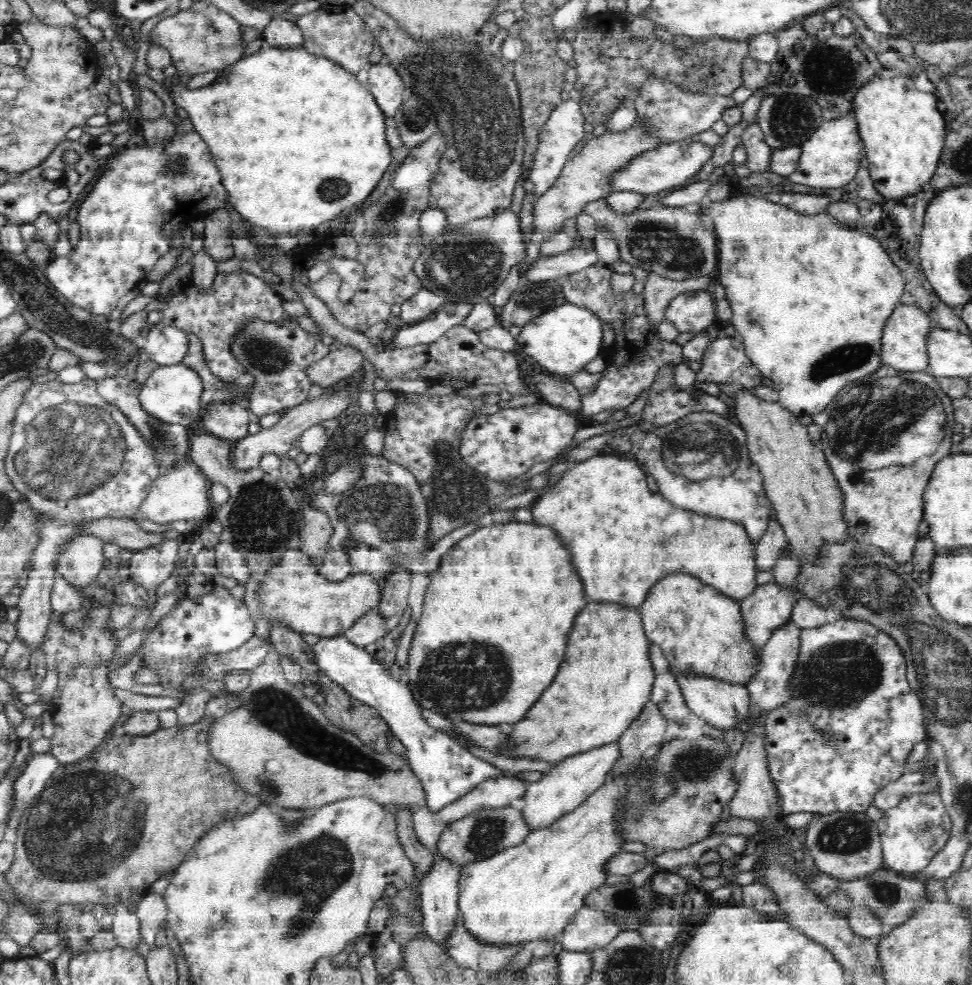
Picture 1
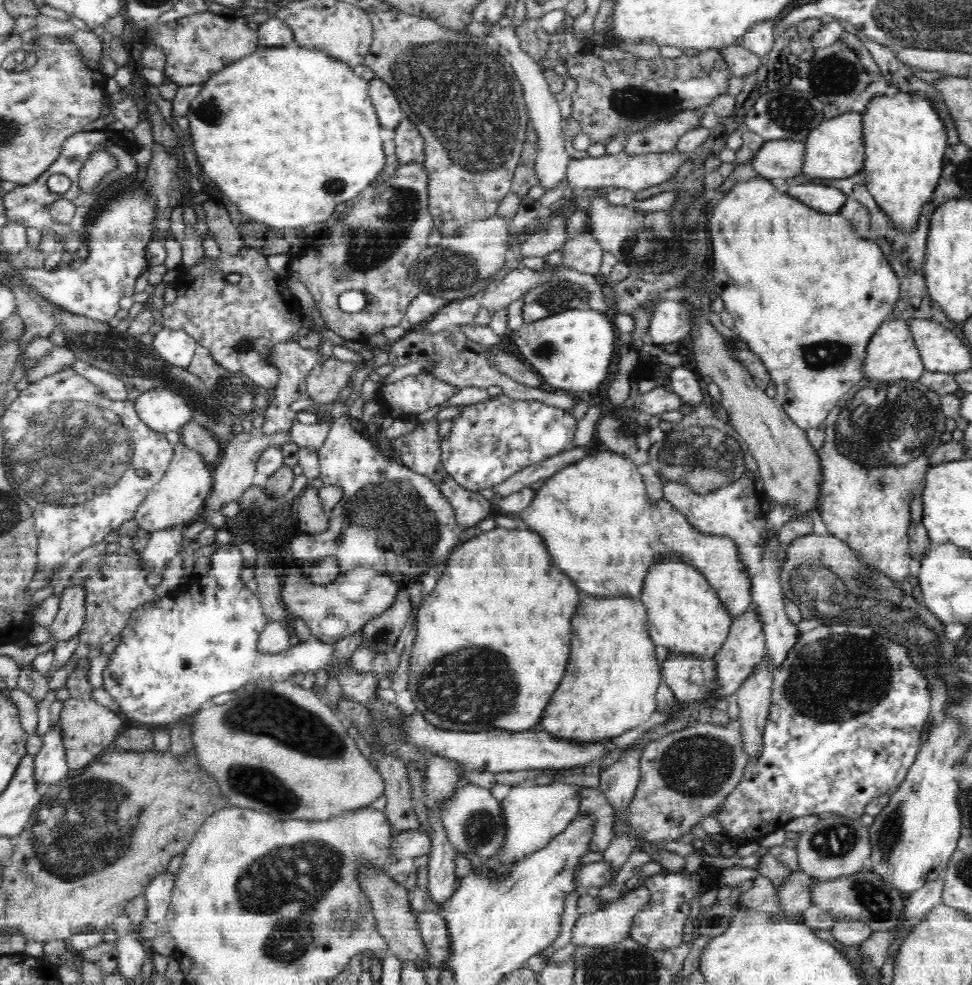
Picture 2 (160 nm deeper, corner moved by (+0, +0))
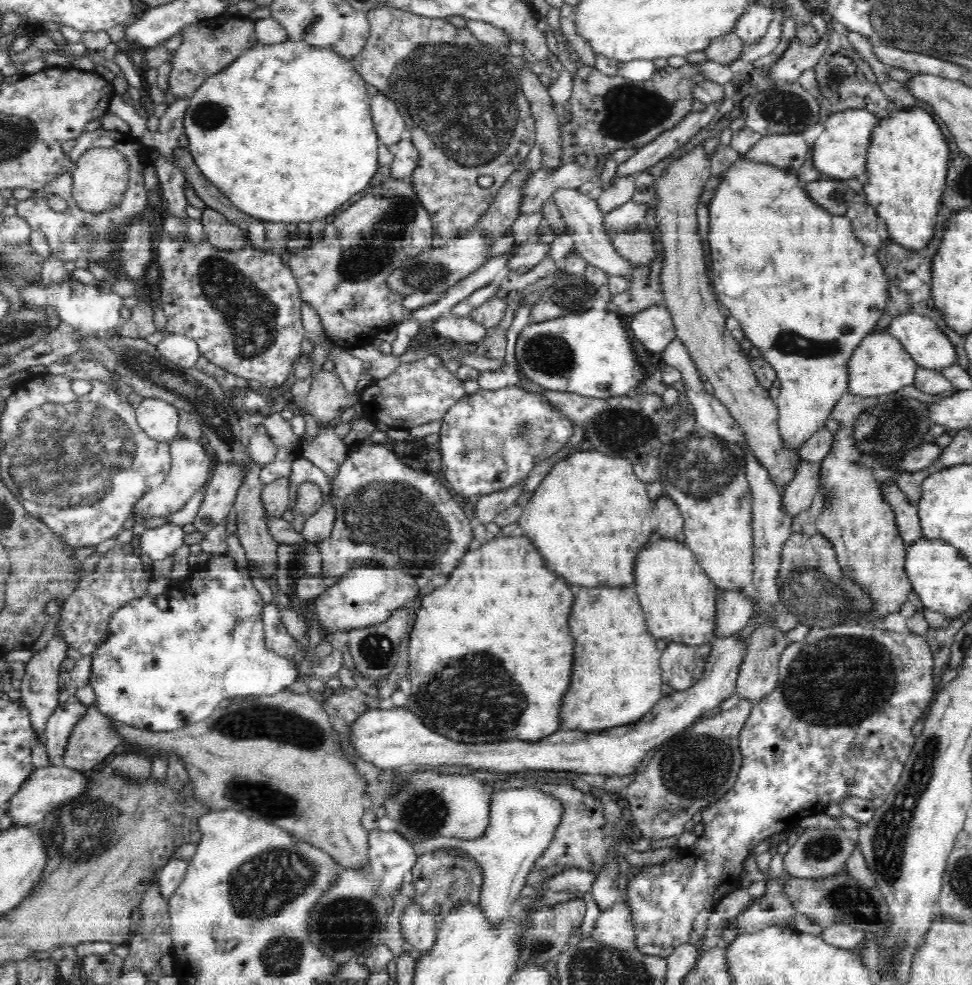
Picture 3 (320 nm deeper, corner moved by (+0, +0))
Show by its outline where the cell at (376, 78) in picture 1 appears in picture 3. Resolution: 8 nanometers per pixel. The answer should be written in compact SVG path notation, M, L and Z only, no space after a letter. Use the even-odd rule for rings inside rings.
M378 92L371 98L371 116L379 142L392 148L400 140L405 128L405 120L397 110L395 102Z

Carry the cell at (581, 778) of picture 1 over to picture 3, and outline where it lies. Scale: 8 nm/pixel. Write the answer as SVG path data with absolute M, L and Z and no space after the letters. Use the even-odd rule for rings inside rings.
M532 786L522 789L508 788L491 796L490 824L481 838L462 840L434 836L424 842L414 842L412 848L416 854L416 861L426 853L447 848L462 850L476 860L484 873L479 906L482 906L488 923L496 927L510 914L512 904L520 898L522 888L533 877L536 860L549 848L550 841L558 830L558 824L562 822L562 814L562 803L546 792L540 792Z

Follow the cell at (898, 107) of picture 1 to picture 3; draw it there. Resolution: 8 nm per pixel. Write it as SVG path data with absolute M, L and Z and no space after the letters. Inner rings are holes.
M922 109L908 110L908 112L894 112L890 118L882 120L882 122L878 120L876 128L872 130L872 140L870 140L868 152L866 152L867 181L863 184L863 190L866 193L866 198L868 198L867 203L873 206L876 209L877 215L884 220L884 226L886 226L890 240L897 242L908 250L922 250L930 242L930 238L935 235L934 222L936 222L936 214L940 210L940 198L942 198L946 186L950 149L943 131L935 119L932 112L924 112Z

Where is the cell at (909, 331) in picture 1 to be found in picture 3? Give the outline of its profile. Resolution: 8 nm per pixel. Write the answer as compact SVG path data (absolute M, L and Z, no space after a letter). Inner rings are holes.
M878 331L868 335L858 346L851 360L848 361L848 393L870 398L880 394L896 393L896 390L904 389L904 386L913 385L916 370L920 367L912 358L900 340L884 331Z

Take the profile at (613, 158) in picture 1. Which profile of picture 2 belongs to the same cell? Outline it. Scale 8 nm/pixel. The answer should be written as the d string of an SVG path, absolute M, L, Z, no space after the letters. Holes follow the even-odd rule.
M554 218L550 222L550 226L542 228L542 230L538 226L538 230L532 236L528 236L520 245L519 251L522 256L524 258L528 258L528 256L544 257L555 250L560 250L560 246L564 246L564 242L567 240L564 226L566 226L564 218L562 220Z

